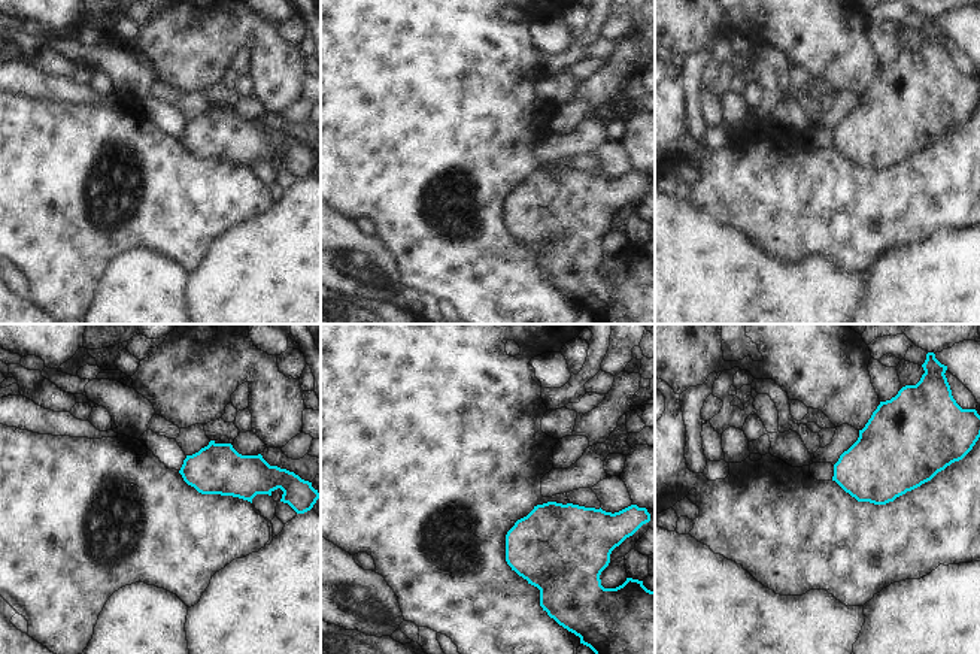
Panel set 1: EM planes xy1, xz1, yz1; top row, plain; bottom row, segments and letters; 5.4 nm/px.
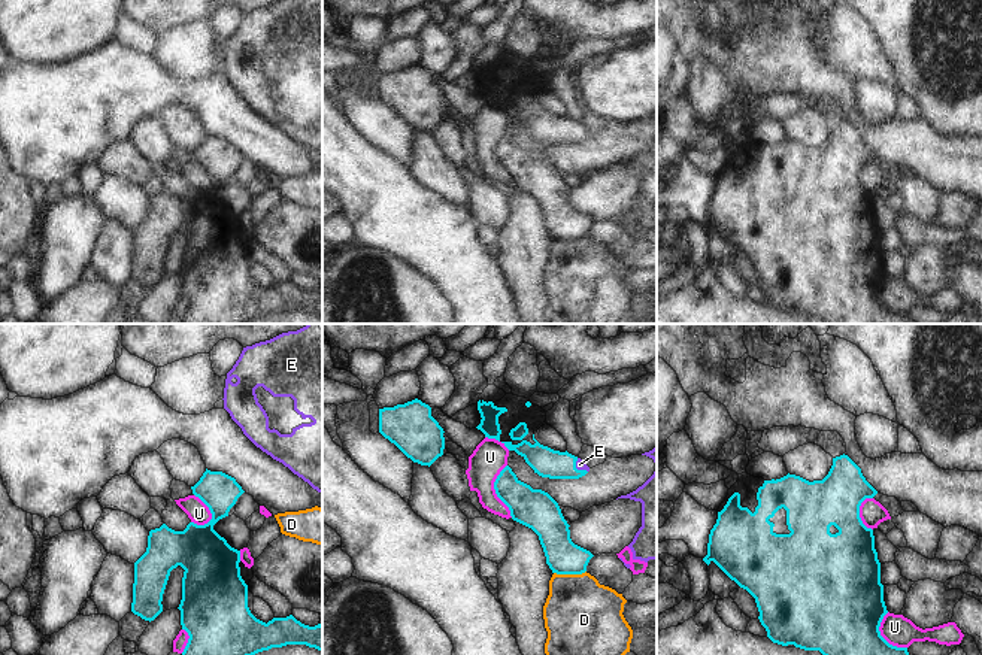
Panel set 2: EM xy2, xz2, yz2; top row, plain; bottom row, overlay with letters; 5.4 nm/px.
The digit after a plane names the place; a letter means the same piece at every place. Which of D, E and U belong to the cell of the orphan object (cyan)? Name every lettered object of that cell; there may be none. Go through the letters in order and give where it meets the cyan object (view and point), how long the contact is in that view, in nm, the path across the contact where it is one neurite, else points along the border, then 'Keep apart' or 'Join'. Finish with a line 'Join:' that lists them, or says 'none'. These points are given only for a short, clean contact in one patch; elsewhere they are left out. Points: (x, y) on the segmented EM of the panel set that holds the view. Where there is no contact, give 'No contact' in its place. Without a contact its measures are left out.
D: Touches cyan at xz2 (569, 573). Shared border 180 nm. Boundary: xz2 (585, 570), (581, 573), (554, 573). Keep apart
E: Touches cyan at xz2 (576, 469). Shared border 100 nm. Path across: xz2 (545, 461), (576, 469), (579, 464). Join
U: Touches cyan at xz2 (496, 491). Shared border 280 nm. Keep apart
Join: E.

